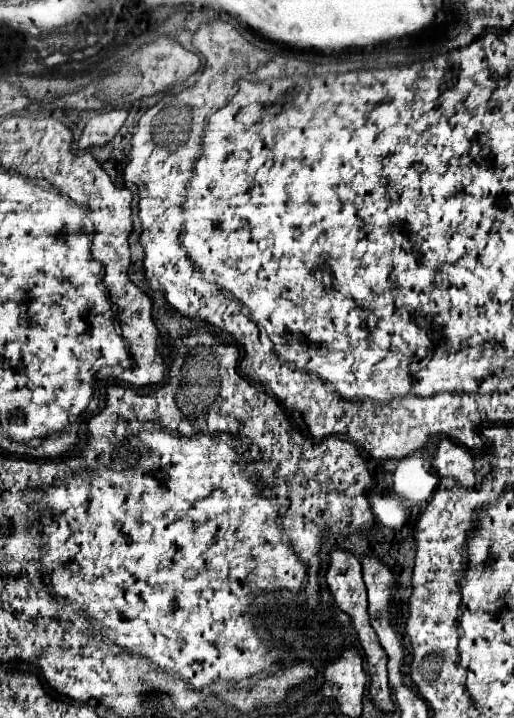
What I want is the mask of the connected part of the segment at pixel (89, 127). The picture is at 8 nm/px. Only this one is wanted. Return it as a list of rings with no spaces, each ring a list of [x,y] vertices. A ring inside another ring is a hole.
[[[111,109],[105,113],[95,115],[87,121],[81,139],[77,141],[77,149],[85,151],[89,147],[103,147],[113,141],[113,137],[119,133],[121,125],[127,119],[127,109]]]

